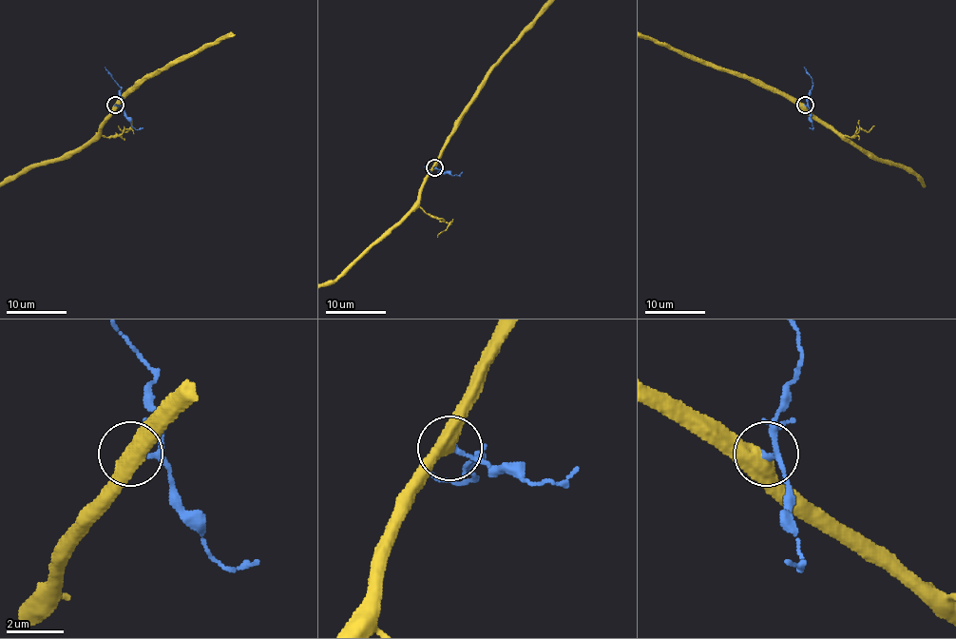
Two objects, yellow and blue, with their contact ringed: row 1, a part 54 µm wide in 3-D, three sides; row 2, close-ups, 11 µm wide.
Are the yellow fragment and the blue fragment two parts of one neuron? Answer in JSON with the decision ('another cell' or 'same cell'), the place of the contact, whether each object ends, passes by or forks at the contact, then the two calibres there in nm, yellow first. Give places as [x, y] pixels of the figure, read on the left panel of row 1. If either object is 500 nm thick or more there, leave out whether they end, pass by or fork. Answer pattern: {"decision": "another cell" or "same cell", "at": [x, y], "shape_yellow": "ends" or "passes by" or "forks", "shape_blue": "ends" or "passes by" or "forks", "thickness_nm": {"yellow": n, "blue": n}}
{"decision": "same cell", "at": [115, 105], "thickness_nm": {"yellow": 550, "blue": 140}}

